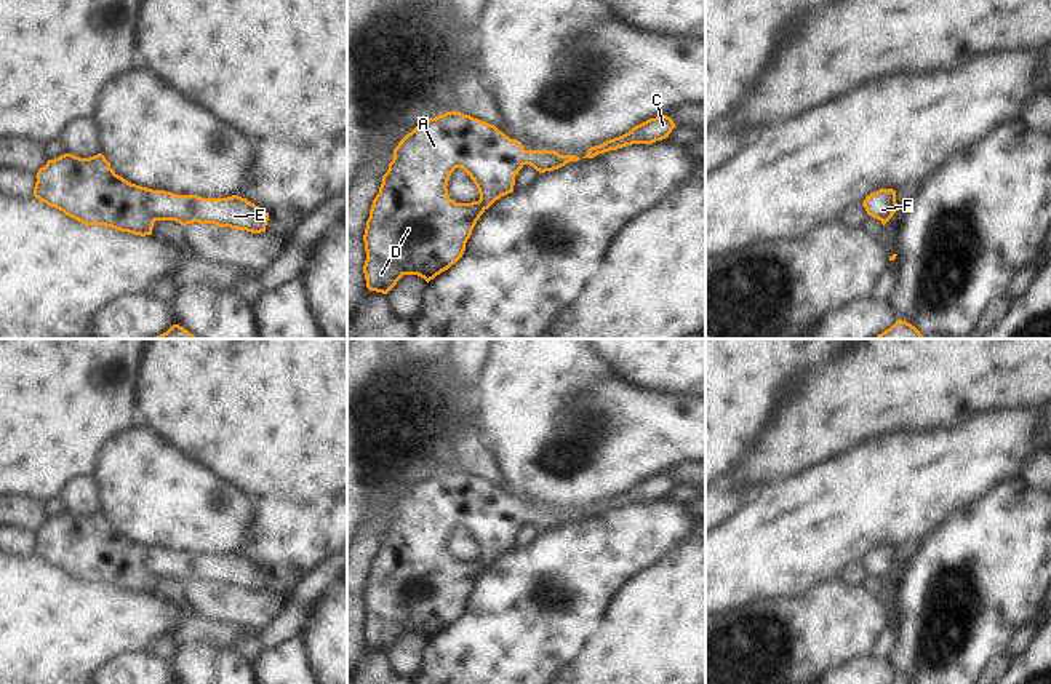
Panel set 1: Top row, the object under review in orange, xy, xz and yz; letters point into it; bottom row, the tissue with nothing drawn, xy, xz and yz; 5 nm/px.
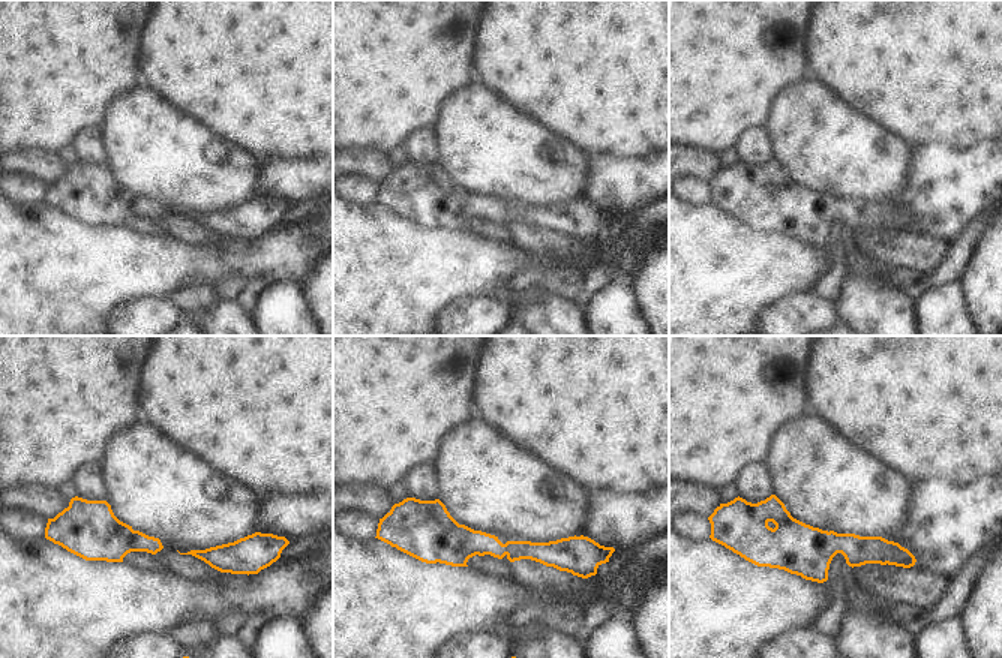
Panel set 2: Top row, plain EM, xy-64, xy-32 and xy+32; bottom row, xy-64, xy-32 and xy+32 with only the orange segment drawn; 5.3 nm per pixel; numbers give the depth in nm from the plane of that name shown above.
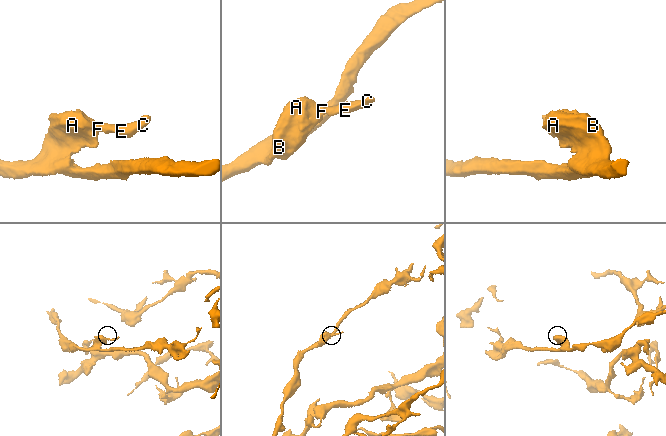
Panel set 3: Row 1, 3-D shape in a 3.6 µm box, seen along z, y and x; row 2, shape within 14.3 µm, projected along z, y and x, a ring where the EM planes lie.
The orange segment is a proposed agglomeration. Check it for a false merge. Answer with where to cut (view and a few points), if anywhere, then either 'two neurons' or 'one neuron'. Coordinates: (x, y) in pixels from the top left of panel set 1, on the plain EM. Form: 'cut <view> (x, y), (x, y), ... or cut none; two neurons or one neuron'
cut none; one neuron

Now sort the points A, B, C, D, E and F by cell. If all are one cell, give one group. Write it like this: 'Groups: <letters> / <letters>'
Groups: A B C D E F

